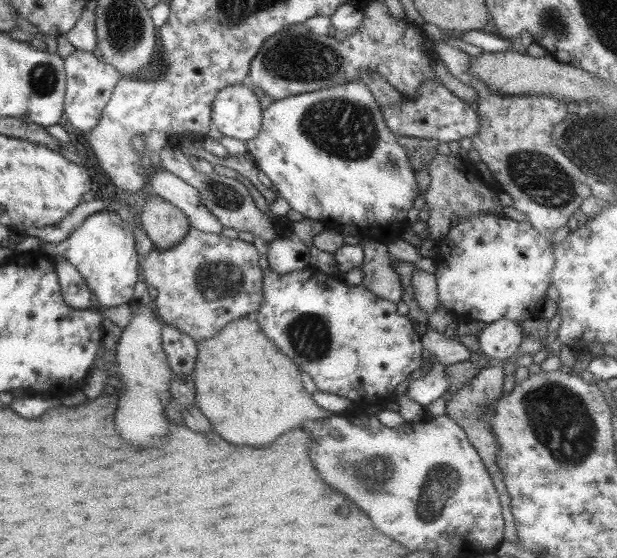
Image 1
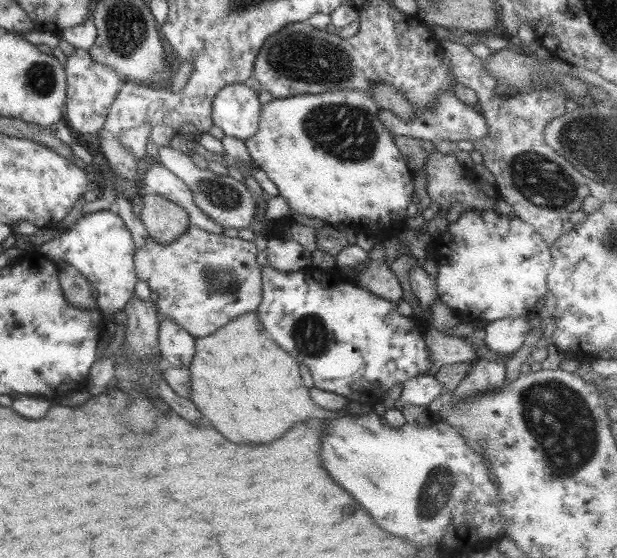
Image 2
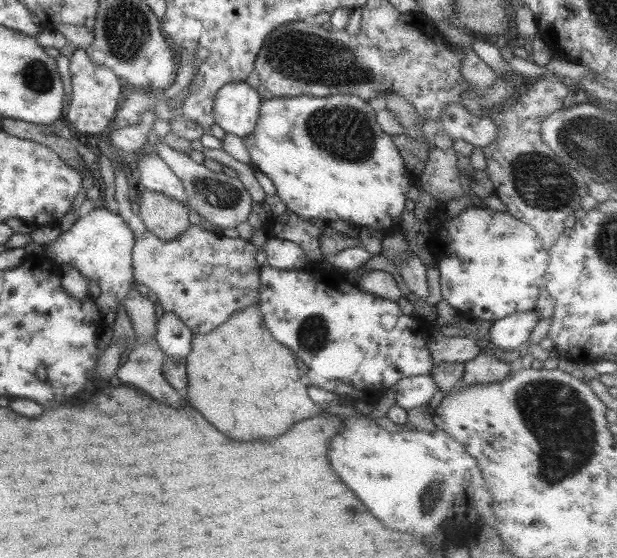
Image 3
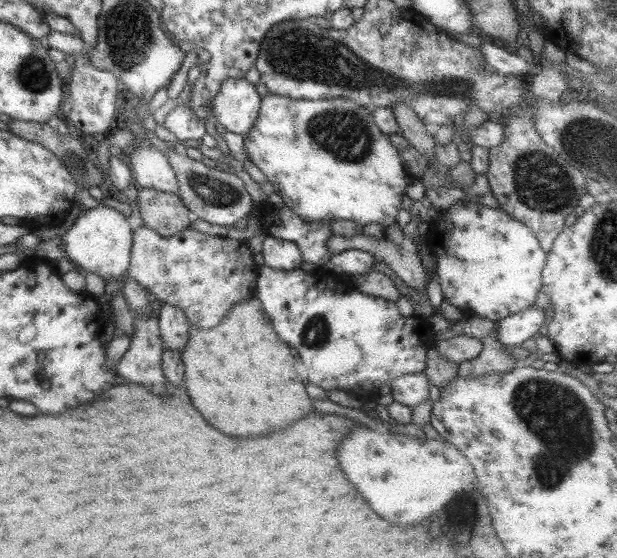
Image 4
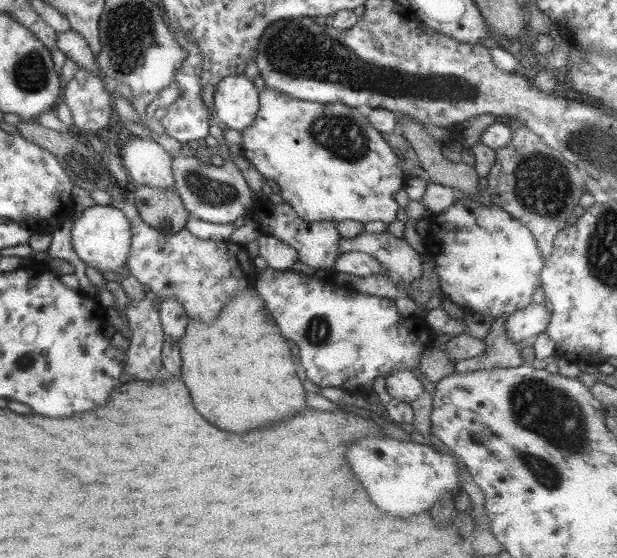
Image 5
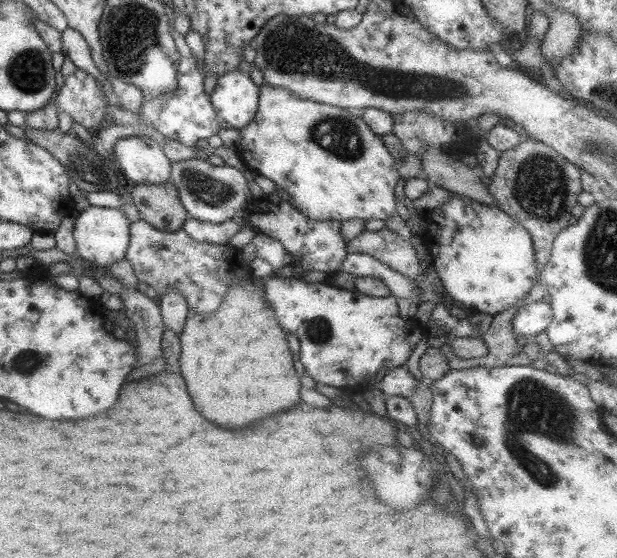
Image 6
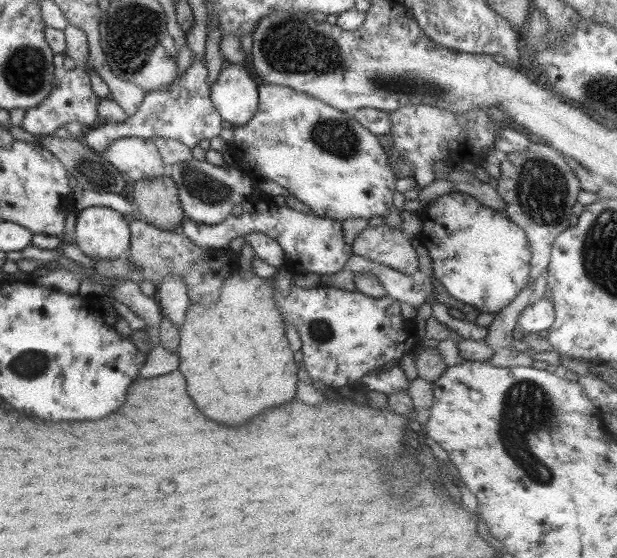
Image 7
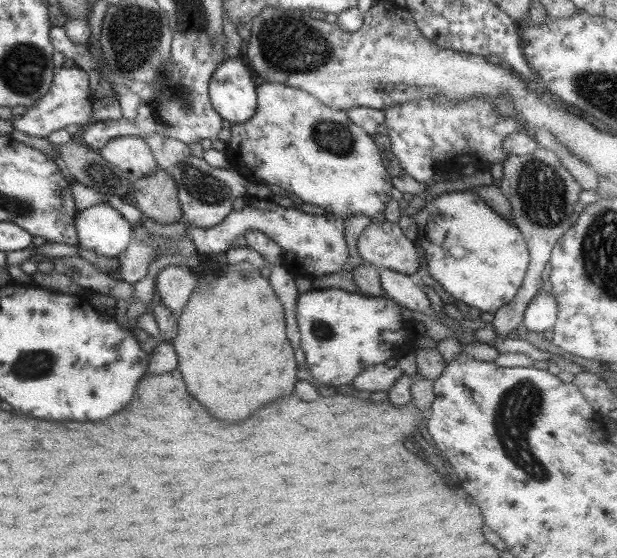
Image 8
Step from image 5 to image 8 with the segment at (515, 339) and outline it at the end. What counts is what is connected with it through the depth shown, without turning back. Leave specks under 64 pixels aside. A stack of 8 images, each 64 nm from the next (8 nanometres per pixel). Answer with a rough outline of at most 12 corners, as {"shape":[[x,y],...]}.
{"shape":[[539,289],[523,313],[533,337],[556,321],[550,292]]}

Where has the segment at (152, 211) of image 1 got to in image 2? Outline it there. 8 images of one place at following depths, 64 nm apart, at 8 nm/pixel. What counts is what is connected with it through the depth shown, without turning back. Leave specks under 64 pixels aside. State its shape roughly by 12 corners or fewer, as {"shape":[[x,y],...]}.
{"shape":[[143,196],[140,221],[165,246],[187,230],[183,208]]}

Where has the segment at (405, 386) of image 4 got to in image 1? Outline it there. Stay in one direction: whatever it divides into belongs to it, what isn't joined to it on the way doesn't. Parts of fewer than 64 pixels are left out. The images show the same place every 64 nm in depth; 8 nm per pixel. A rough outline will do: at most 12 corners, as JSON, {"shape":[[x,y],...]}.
{"shape":[[428,361],[428,372],[407,384],[406,395],[424,407],[447,391],[443,366]]}

